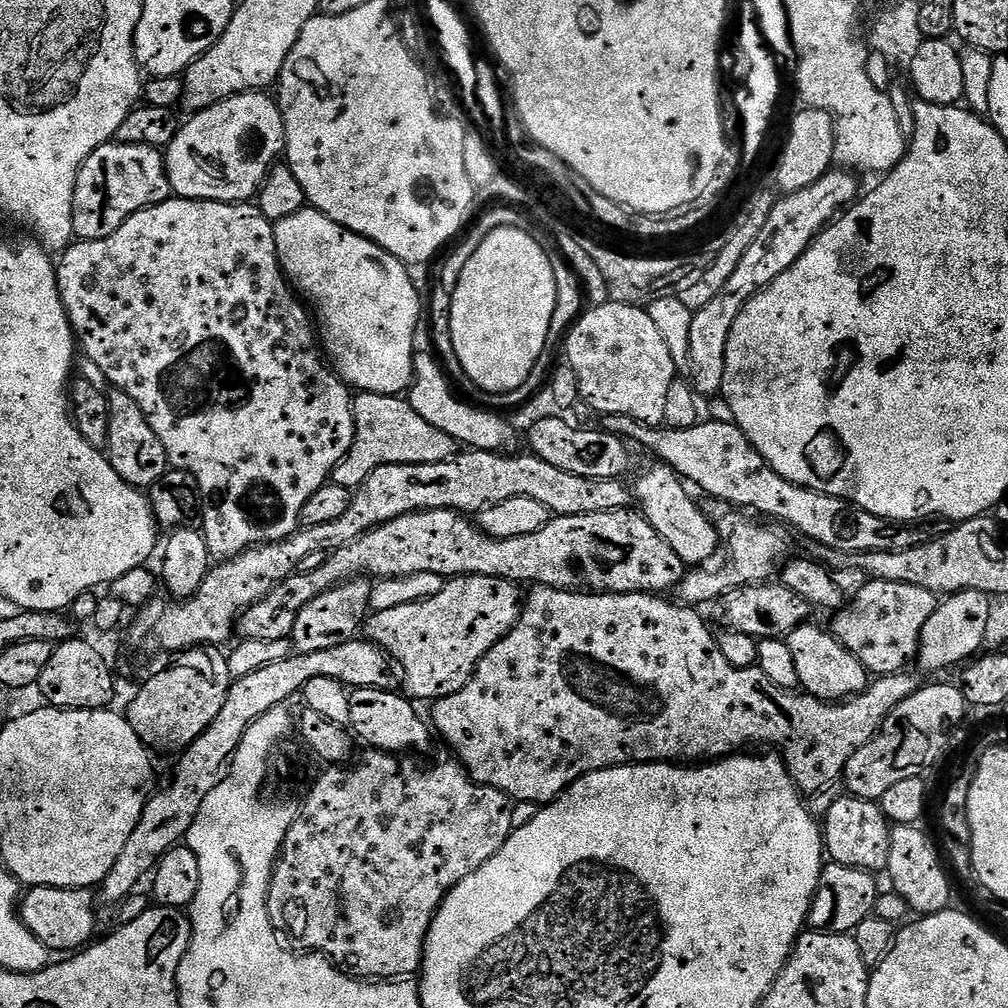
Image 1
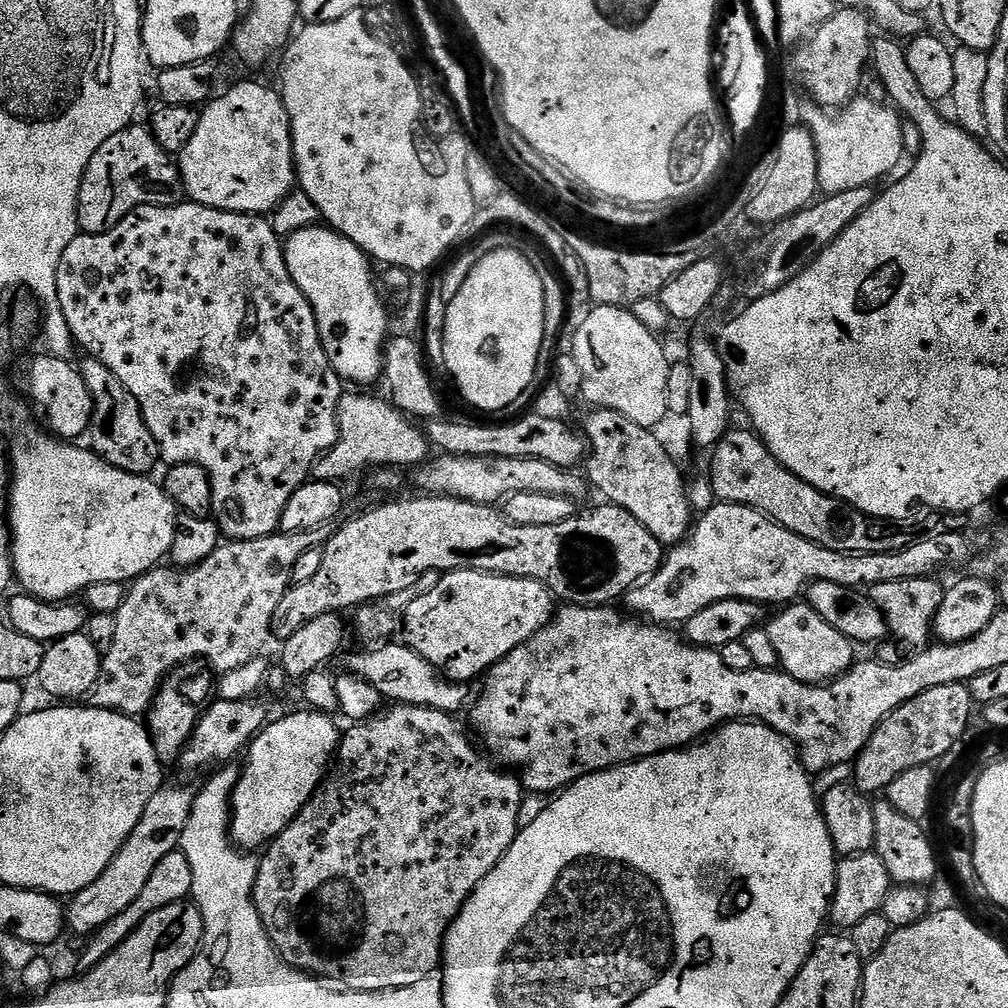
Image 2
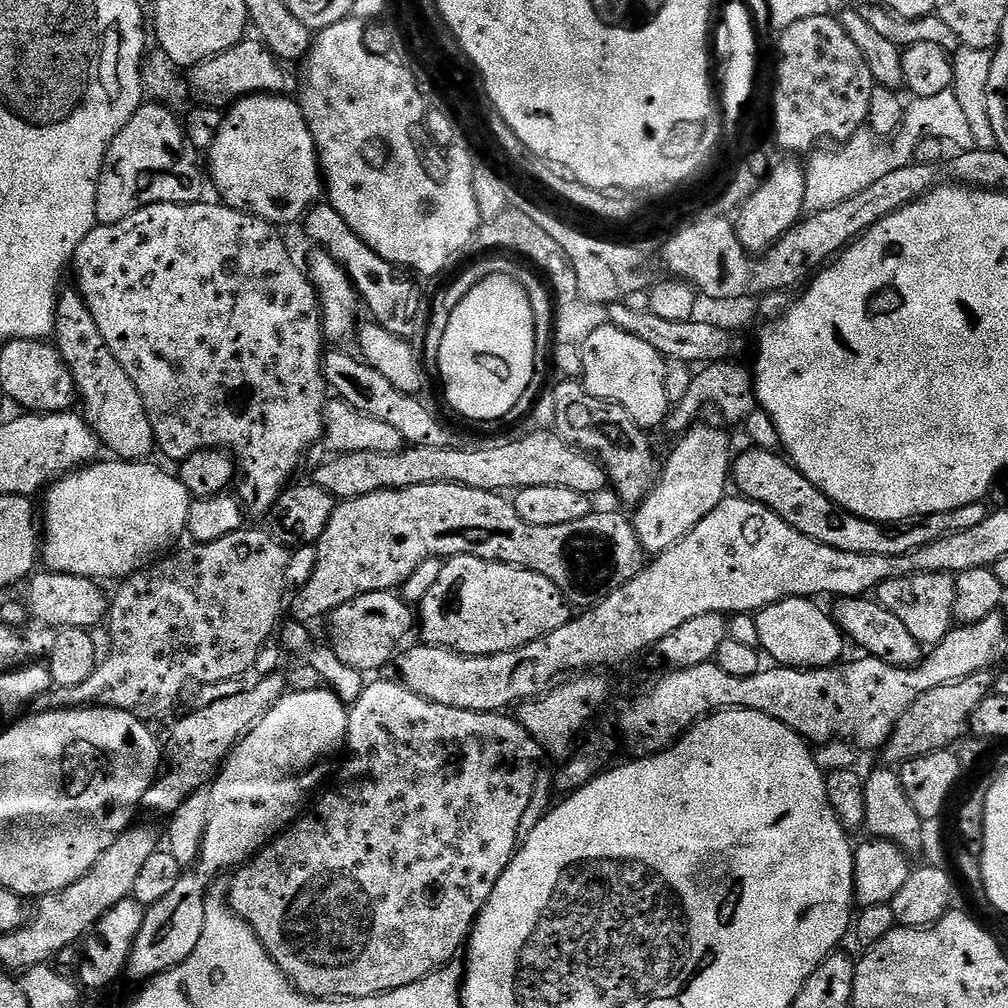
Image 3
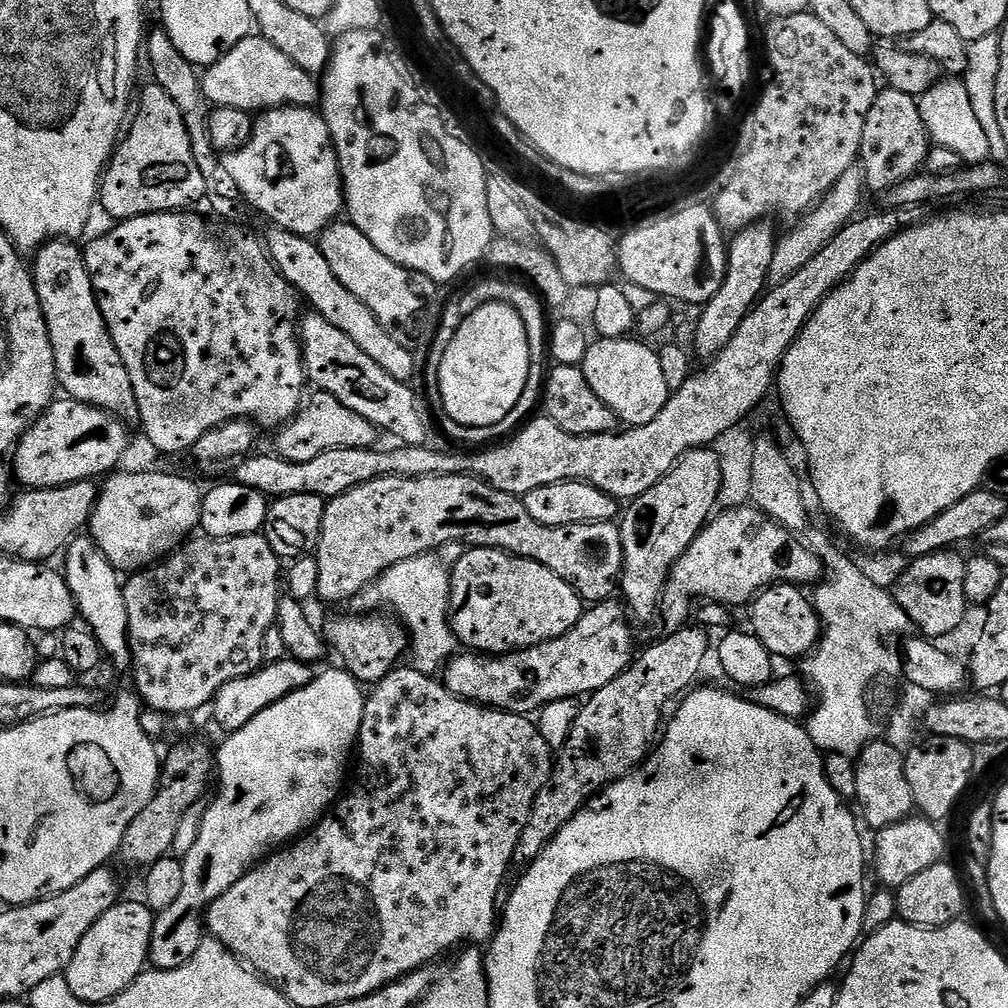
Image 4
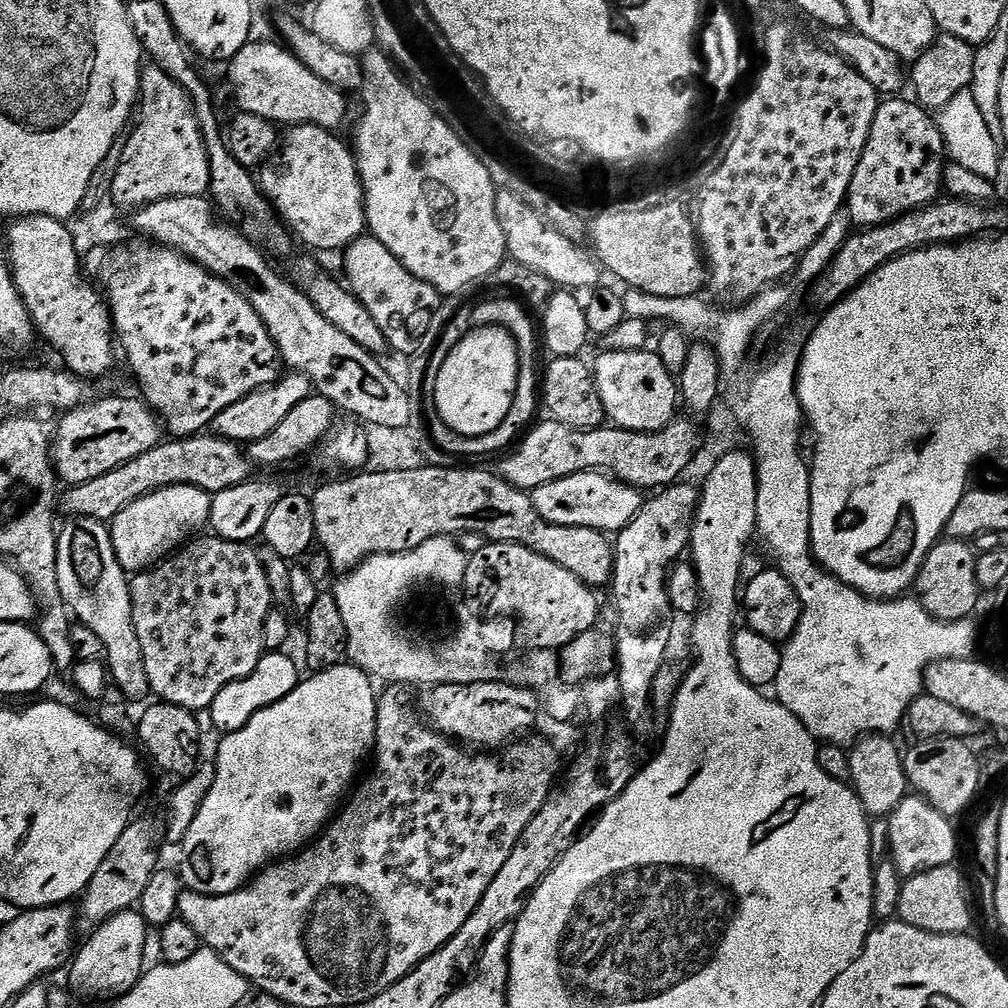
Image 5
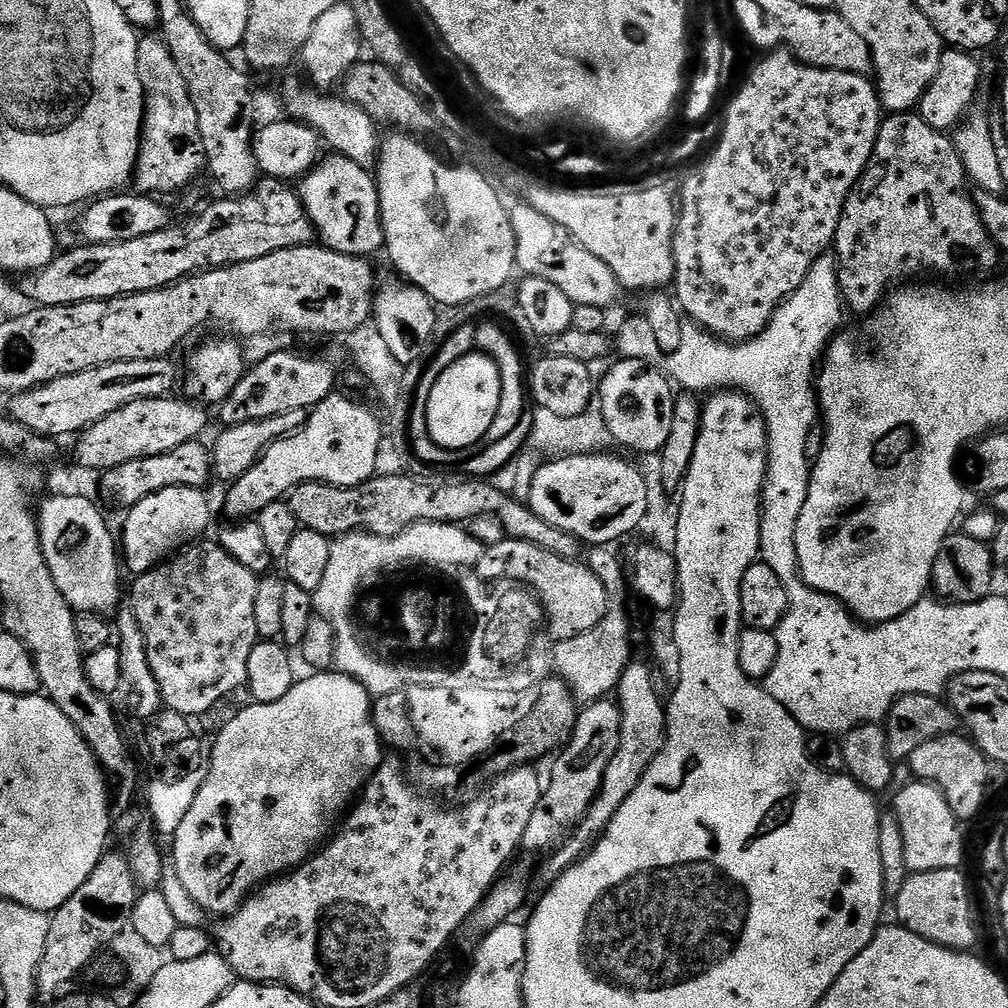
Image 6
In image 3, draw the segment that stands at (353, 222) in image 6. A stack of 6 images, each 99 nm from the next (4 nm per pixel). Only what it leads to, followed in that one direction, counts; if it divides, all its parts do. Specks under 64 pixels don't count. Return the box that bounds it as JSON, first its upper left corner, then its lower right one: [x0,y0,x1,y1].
[206,94,322,226]

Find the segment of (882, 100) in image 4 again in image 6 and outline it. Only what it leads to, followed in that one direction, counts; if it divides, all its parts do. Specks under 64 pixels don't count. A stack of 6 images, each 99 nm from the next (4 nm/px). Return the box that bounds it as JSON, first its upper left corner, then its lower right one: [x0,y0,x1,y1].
[834,114,1002,314]

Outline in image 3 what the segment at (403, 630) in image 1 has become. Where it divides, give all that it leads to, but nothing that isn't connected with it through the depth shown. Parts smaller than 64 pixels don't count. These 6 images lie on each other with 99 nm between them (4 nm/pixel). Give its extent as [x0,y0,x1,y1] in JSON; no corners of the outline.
[418,556,573,656]

